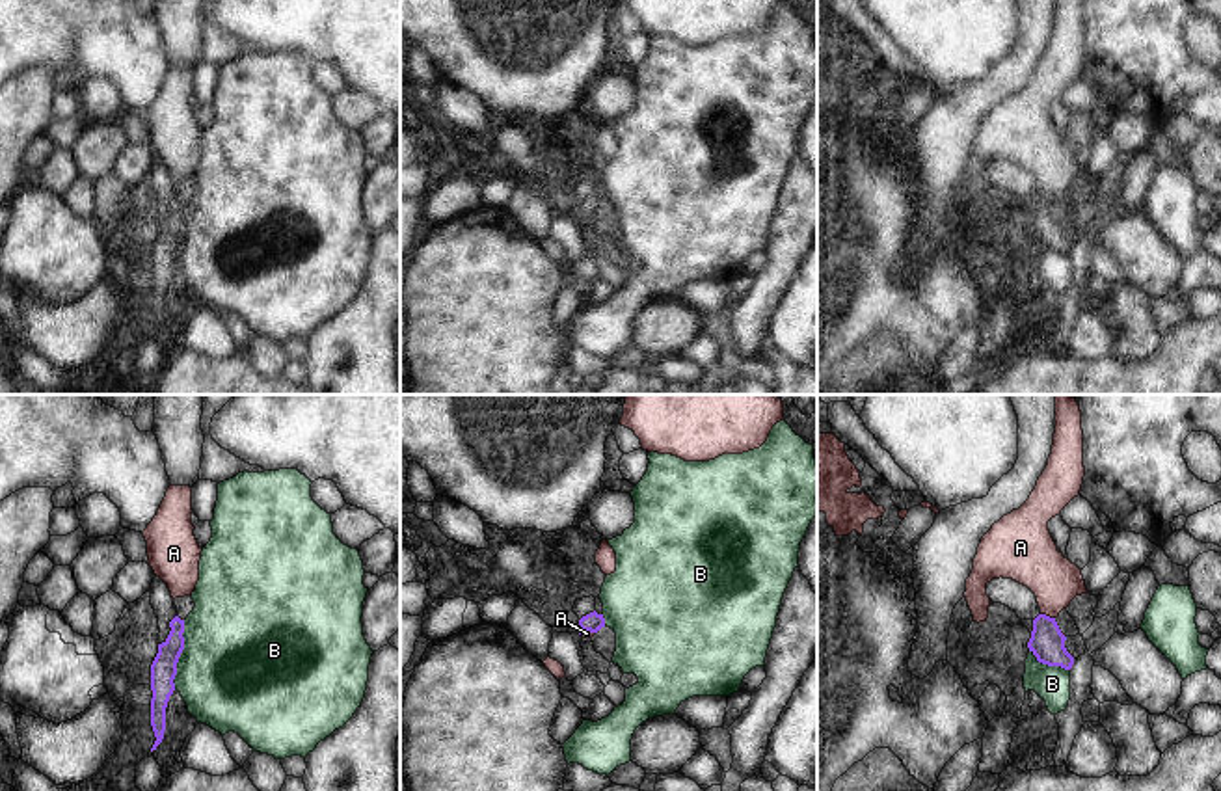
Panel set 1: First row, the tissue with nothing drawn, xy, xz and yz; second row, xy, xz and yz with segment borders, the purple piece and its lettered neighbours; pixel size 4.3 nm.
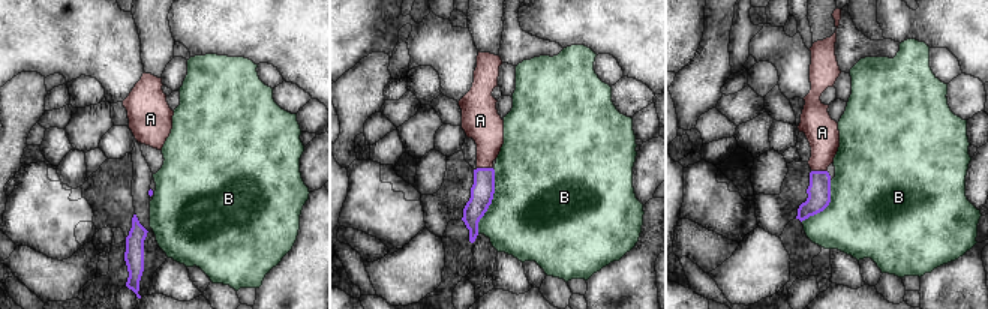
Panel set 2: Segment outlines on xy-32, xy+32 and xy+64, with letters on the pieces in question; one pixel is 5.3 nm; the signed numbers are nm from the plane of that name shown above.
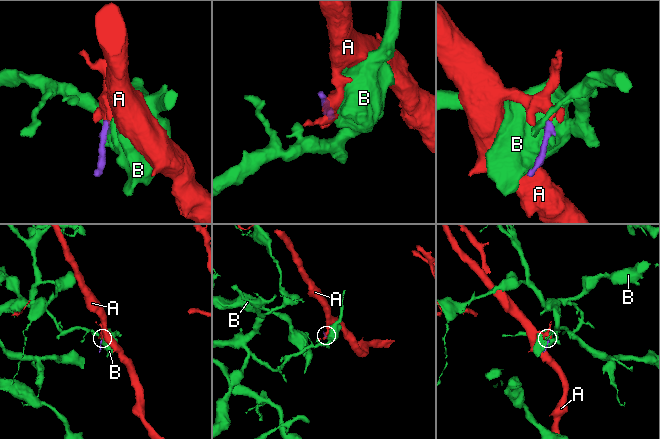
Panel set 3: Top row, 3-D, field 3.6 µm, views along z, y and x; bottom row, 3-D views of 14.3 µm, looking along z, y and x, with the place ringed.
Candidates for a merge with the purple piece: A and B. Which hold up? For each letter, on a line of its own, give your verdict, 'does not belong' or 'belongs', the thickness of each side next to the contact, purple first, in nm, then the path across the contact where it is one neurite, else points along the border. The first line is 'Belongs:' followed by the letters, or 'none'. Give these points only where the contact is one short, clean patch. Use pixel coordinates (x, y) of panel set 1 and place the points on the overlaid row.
Belongs: A
A: belongs | 150/220 nm | across yz (1046, 643), (1048, 616), (1048, 576), (1033, 561)
B: does not belong | 110/500 nm | along xy (185, 620), (183, 652), (174, 687)

